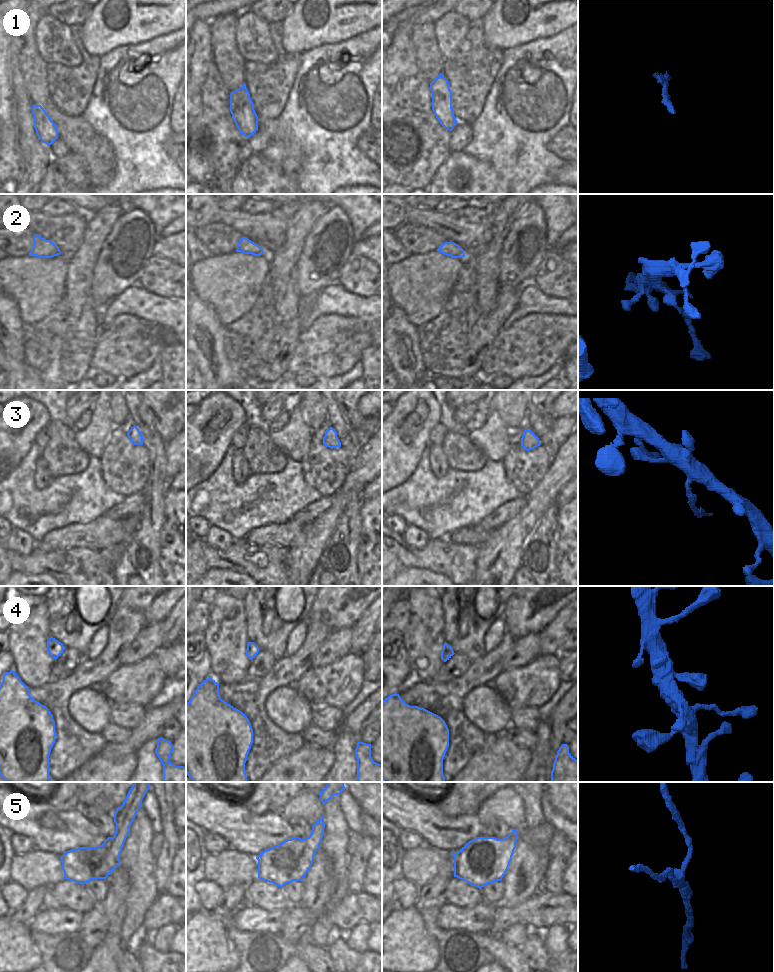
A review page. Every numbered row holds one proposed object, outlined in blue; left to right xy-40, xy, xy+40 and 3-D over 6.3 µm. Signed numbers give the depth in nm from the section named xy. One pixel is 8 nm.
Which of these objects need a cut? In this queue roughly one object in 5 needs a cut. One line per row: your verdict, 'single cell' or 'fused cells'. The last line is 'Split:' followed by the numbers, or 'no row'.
1: single cell
2: single cell
3: fused cells
4: single cell
5: single cell
Split: 3

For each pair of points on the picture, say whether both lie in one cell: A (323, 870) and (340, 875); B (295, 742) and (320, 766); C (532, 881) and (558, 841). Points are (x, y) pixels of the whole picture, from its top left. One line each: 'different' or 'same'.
A: different
B: different
C: different

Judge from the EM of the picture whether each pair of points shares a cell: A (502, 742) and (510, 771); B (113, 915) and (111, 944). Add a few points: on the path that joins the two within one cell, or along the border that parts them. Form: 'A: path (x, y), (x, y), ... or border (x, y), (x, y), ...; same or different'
A: path (504, 749), (504, 764); same
B: path (113, 922), (112, 937); same

